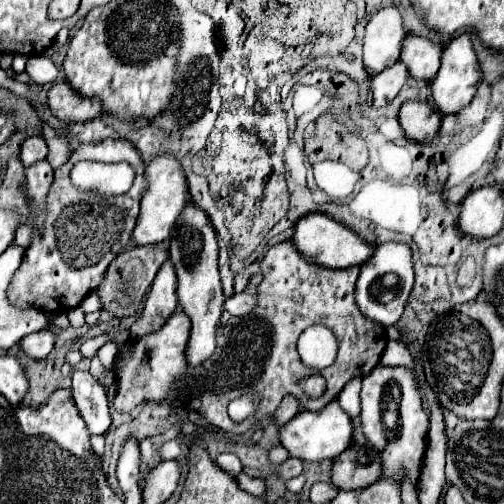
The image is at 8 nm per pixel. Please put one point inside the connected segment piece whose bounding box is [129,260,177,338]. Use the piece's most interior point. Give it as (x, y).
(161, 303)

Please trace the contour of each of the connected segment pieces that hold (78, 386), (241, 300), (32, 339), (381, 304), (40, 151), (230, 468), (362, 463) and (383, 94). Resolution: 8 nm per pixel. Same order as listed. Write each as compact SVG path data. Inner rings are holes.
M75 370L73 372L73 400L77 402L77 410L87 422L91 434L103 434L111 426L109 400L105 388L91 372Z
M241 292L241 294L235 294L235 296L227 298L227 300L225 300L225 308L227 308L233 316L245 316L245 314L249 314L249 312L255 308L255 302L257 302L257 296L255 296L255 294Z
M45 328L41 332L25 336L19 346L27 356L31 356L35 360L45 360L49 356L49 352L53 350L53 344L55 344L55 334L51 328Z
M385 242L375 246L373 256L361 266L361 274L355 286L355 304L359 306L363 316L369 316L379 324L391 326L401 318L411 288L413 288L413 264L409 246L401 242Z
M41 134L37 136L29 136L23 144L21 144L21 160L25 166L31 166L39 160L47 158L47 144L43 140Z
M233 453L221 454L217 458L216 463L222 470L233 477L236 477L239 473L241 473L243 468L239 458Z
M349 446L333 460L331 482L339 490L361 490L381 476L379 452L371 446Z
M397 62L389 68L385 68L379 74L371 76L371 88L369 88L369 102L373 108L387 106L403 88L405 80L409 78L409 72L405 64Z

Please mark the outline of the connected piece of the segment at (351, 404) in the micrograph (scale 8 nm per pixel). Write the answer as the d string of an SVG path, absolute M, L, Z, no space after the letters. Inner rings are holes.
M353 378L351 382L347 382L347 386L343 388L343 392L337 398L339 404L341 404L341 408L351 418L359 416L359 410L361 410L361 406L359 406L359 392L361 392L361 378Z

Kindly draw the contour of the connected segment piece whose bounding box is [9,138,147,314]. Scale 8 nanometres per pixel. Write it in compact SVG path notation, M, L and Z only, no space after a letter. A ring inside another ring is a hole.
M109 138L77 148L69 162L55 170L55 180L45 200L45 226L31 236L31 244L13 276L13 284L9 284L9 300L13 300L17 308L37 308L55 314L77 308L81 300L101 284L113 258L129 244L139 214L139 198L145 188L145 164L131 142ZM81 160L129 162L135 168L135 182L131 190L121 196L83 194L69 180L71 168Z

